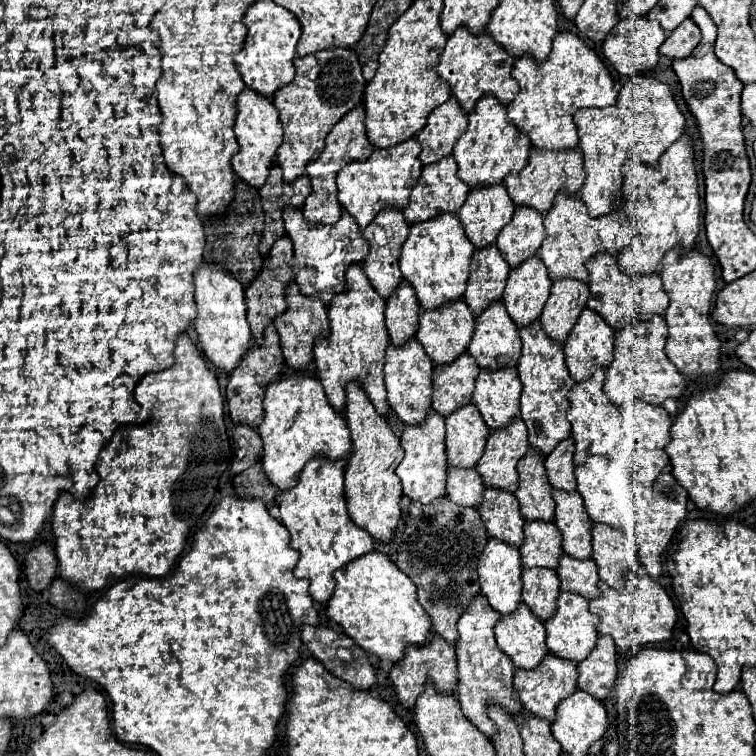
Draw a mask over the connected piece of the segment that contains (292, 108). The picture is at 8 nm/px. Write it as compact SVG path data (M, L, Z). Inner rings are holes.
M326 48L316 54L308 54L304 58L296 58L296 78L278 88L272 96L272 102L280 114L280 122L284 128L284 142L276 152L276 160L284 170L284 182L292 182L304 174L304 166L318 156L324 138L330 128L352 108L356 108L362 100L366 80L362 78L358 56L352 48ZM318 66L320 76L310 80L310 70Z

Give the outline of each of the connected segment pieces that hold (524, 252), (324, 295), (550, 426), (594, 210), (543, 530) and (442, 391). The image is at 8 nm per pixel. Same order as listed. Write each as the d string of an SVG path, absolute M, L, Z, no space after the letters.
M516 206L514 216L506 228L496 238L496 246L500 248L504 260L510 266L524 262L534 256L544 240L544 224L542 212L528 206Z
M286 206L284 226L294 244L294 280L300 286L300 292L320 298L324 304L330 304L332 296L344 290L344 270L348 264L364 262L368 254L368 244L360 234L358 222L346 210L342 210L342 216L336 224L310 226L308 220L304 220L300 208Z
M534 320L528 326L520 328L522 340L522 356L518 360L518 376L522 380L522 394L520 394L520 418L528 428L528 442L540 454L548 454L554 450L554 444L564 440L570 434L570 422L566 418L568 400L566 392L572 388L574 380L568 374L564 364L562 344L552 340L540 326L540 320Z
M648 76L630 78L620 90L616 104L608 108L578 108L574 112L574 122L578 126L578 146L584 152L586 172L580 198L588 206L590 216L602 216L610 212L614 206L618 206L618 200L624 204L622 164L626 158L640 154L642 160L654 164L684 130L684 116L670 86Z
M526 520L524 522L524 542L520 546L520 558L524 568L544 566L556 568L562 556L562 536L552 522Z
M468 352L460 354L450 364L436 366L432 376L432 408L442 416L448 416L456 408L468 404L478 372L480 368Z

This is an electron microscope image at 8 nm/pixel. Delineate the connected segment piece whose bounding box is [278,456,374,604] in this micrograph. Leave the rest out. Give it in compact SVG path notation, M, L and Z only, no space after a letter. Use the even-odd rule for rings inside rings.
M314 456L302 468L296 486L280 490L278 510L282 524L290 532L290 546L300 552L300 560L294 568L296 578L310 580L310 596L326 604L334 590L332 572L346 566L350 560L372 550L372 536L356 526L348 514L344 500L344 466L346 460L330 460L324 456Z

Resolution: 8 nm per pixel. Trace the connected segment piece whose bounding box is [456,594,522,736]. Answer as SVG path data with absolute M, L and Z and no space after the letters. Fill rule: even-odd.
M478 594L470 604L466 606L466 612L462 612L458 620L458 642L456 642L456 656L458 656L458 684L456 694L462 706L462 712L468 720L472 720L486 736L496 734L496 726L486 716L488 704L500 704L506 708L506 712L516 714L522 710L522 704L514 696L512 688L512 660L498 648L494 638L494 624L498 622L500 614L494 612L486 600L486 596Z

